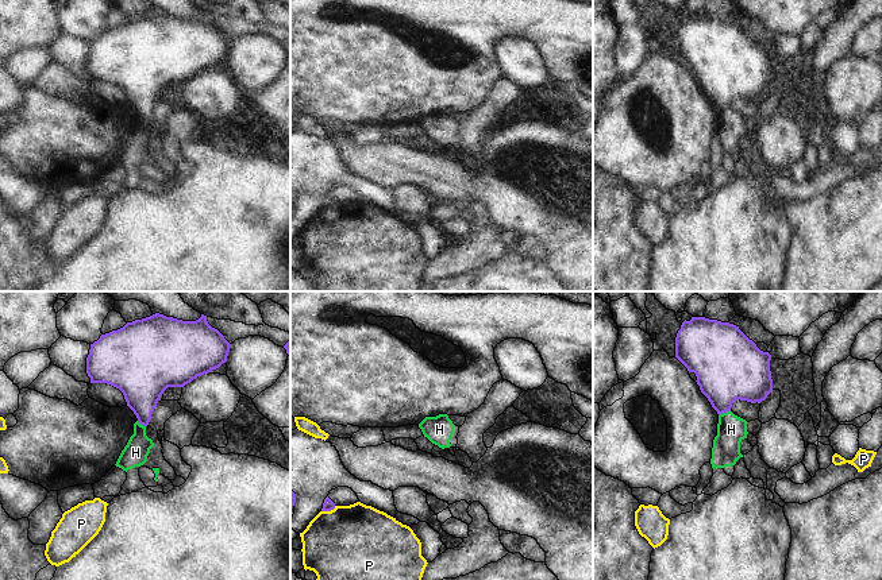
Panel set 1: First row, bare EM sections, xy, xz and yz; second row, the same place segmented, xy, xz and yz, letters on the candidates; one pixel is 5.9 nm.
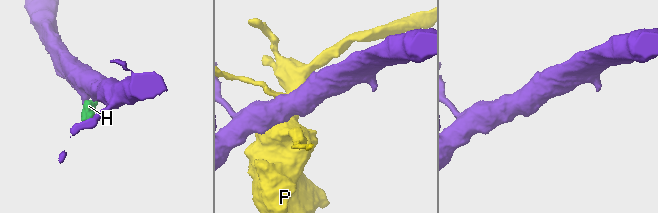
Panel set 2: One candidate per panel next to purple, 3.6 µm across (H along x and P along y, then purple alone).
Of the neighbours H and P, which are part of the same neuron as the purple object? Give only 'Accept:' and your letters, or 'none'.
Accept: none

